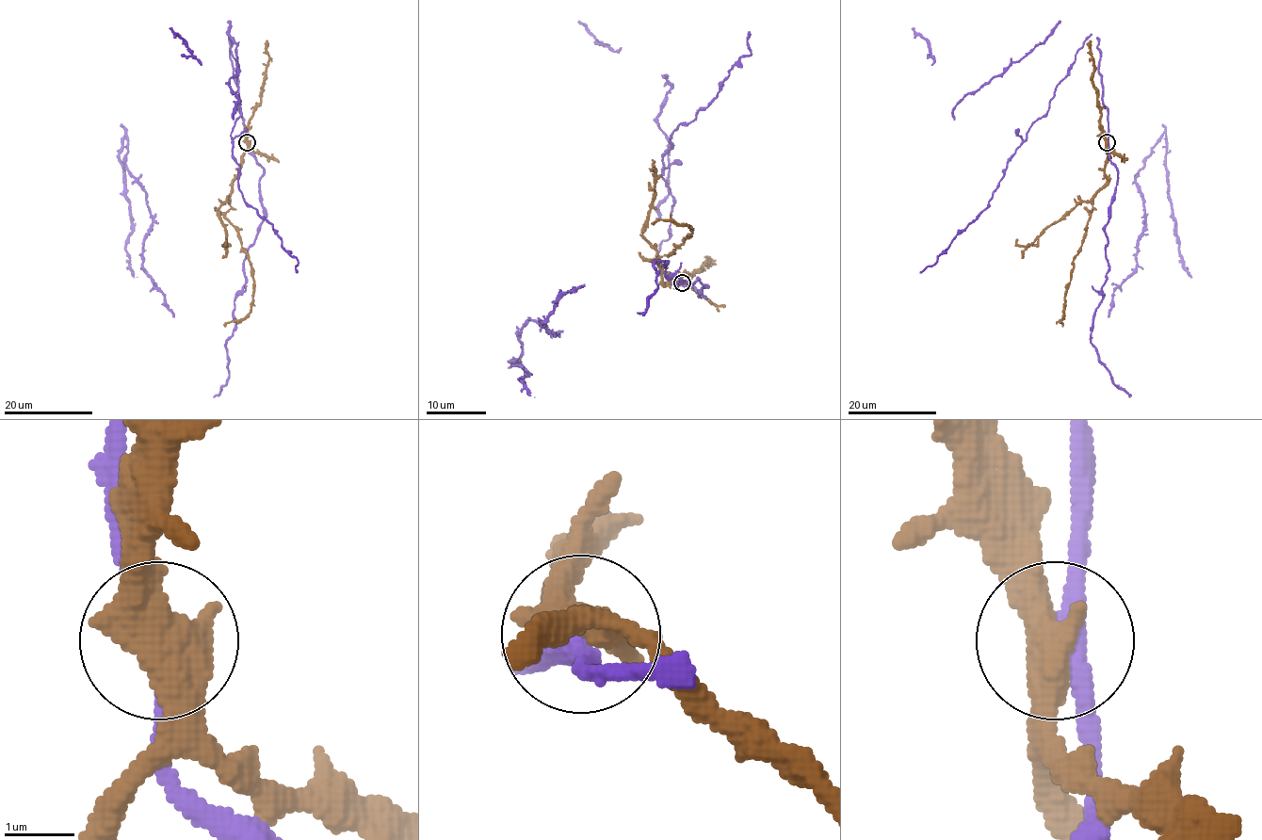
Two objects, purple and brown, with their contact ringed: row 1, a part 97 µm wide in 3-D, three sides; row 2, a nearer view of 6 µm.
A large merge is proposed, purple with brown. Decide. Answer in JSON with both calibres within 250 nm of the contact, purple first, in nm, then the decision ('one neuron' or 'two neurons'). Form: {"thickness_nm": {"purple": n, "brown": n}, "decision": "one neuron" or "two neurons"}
{"thickness_nm": {"purple": 320, "brown": 550}, "decision": "one neuron"}

